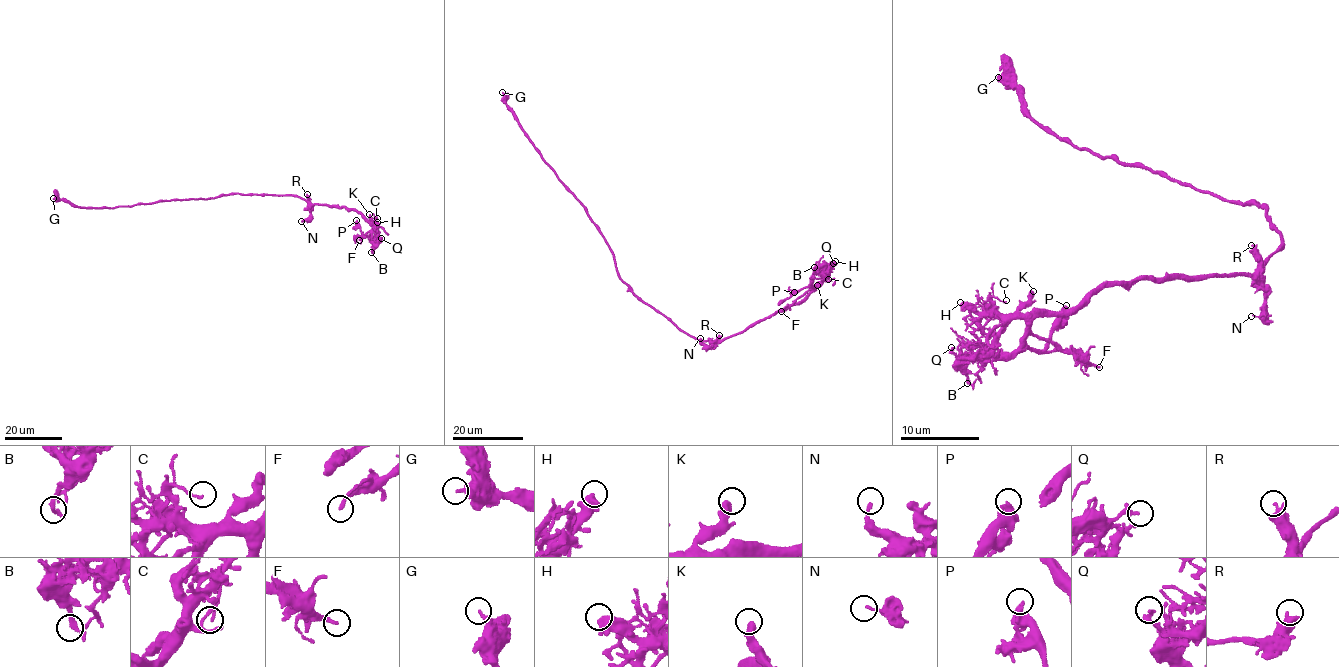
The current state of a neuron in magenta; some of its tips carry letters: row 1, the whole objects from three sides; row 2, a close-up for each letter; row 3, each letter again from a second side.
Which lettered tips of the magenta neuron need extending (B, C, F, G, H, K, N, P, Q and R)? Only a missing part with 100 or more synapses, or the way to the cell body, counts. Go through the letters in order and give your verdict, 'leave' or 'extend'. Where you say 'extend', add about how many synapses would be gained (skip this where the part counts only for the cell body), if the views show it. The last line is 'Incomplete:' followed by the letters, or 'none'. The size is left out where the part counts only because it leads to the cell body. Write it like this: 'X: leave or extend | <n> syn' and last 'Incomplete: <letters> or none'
B: leave
C: leave
F: leave
G: leave
H: leave
K: leave
N: leave
P: leave
Q: leave
R: leave
Incomplete: none

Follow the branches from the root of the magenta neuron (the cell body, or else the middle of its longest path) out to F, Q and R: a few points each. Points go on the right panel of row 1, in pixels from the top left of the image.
F: (1267, 216), (1282, 245), (1251, 275), (1105, 285), (1079, 304), (1042, 313), (1031, 322), (1034, 334), (1099, 367)
Q: (1267, 216), (1282, 245), (1248, 276), (1105, 285), (1069, 308), (1019, 315), (987, 352), (964, 356), (951, 347)
R: (1267, 216), (1269, 225), (1280, 234), (1282, 245), (1265, 262), (1251, 245)

